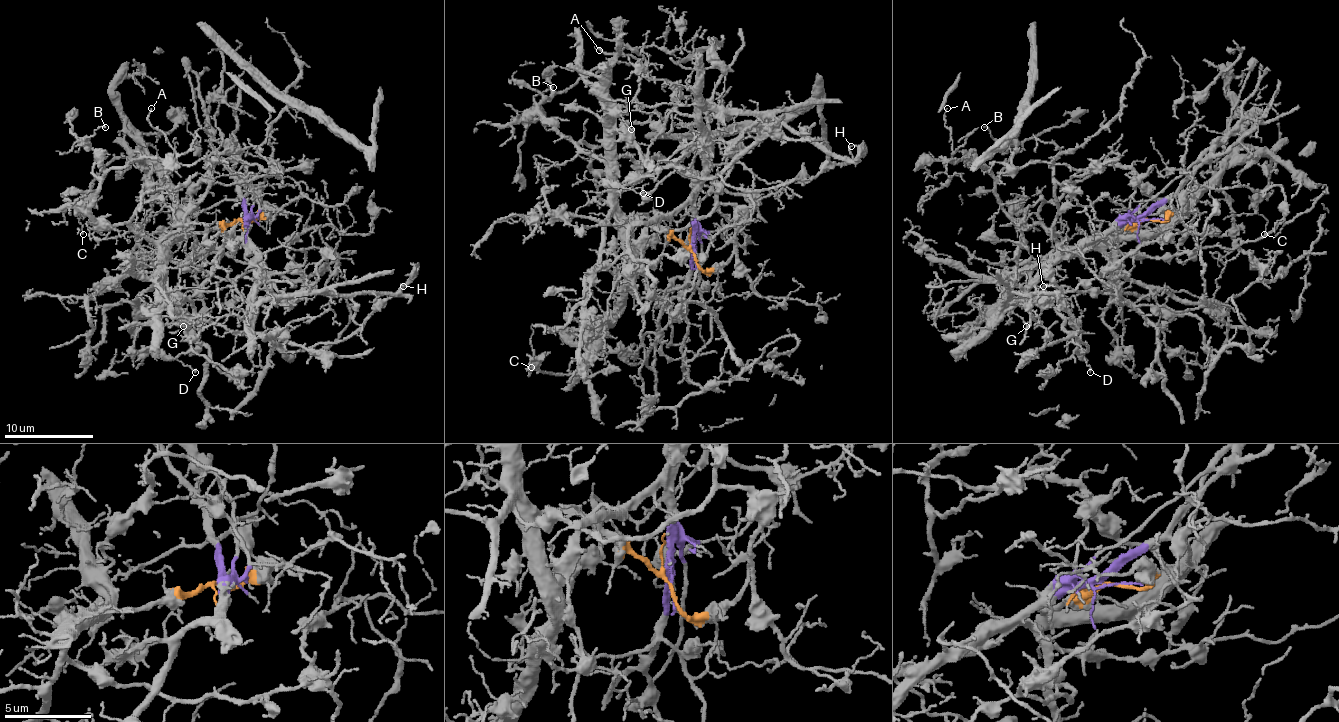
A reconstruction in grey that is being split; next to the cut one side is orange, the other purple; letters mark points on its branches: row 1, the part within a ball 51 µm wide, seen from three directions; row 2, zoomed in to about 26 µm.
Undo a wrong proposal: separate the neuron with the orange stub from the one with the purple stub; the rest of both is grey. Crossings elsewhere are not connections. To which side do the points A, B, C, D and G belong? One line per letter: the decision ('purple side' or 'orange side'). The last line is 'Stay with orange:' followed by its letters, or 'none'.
A: orange side
B: orange side
C: orange side
D: orange side
G: orange side
Stay with orange: A, B, C, D, G

